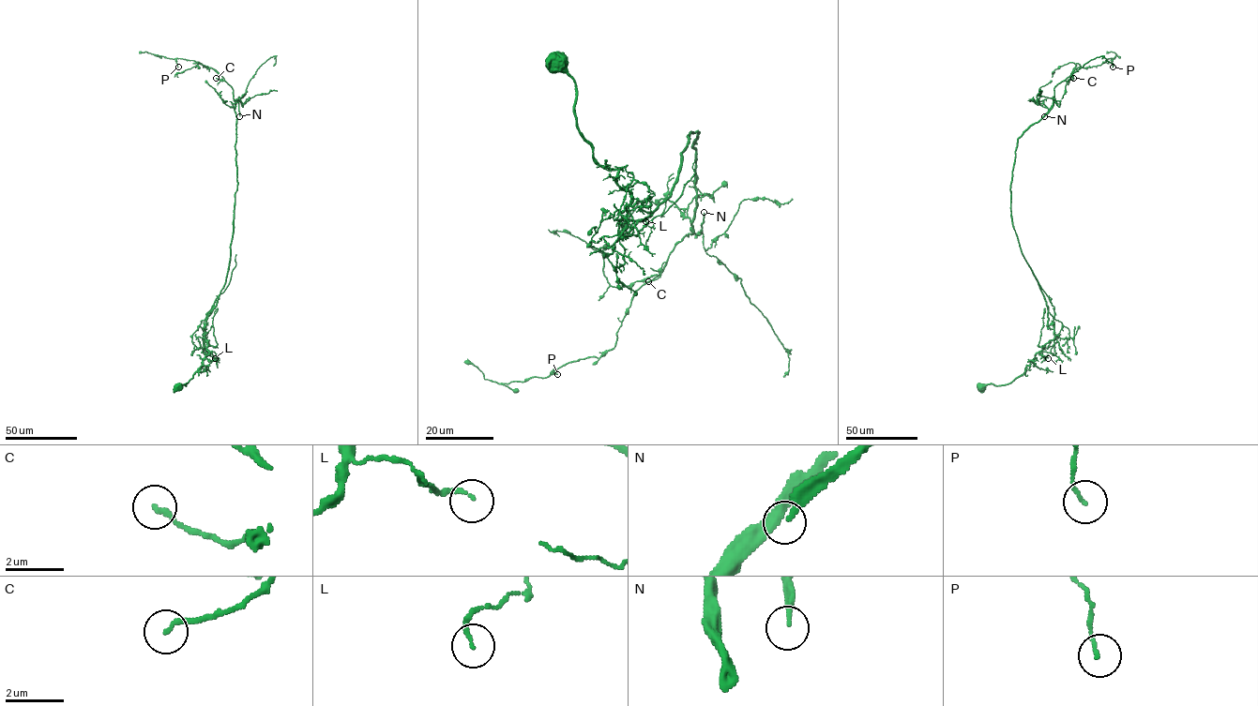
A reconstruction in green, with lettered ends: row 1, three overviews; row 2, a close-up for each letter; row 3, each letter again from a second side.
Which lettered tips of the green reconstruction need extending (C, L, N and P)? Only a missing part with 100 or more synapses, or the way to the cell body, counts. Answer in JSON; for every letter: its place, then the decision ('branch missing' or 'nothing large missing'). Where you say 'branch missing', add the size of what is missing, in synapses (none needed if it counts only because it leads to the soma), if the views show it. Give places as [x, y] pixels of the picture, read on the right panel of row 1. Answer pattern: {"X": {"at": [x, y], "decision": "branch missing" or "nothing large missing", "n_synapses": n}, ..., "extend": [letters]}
{"C": {"at": [1073, 78], "decision": "nothing large missing"}, "L": {"at": [1048, 358], "decision": "nothing large missing"}, "N": {"at": [1044, 116], "decision": "branch missing", "n_synapses": 250}, "P": {"at": [1113, 67], "decision": "nothing large missing"}, "extend": ["N"]}

